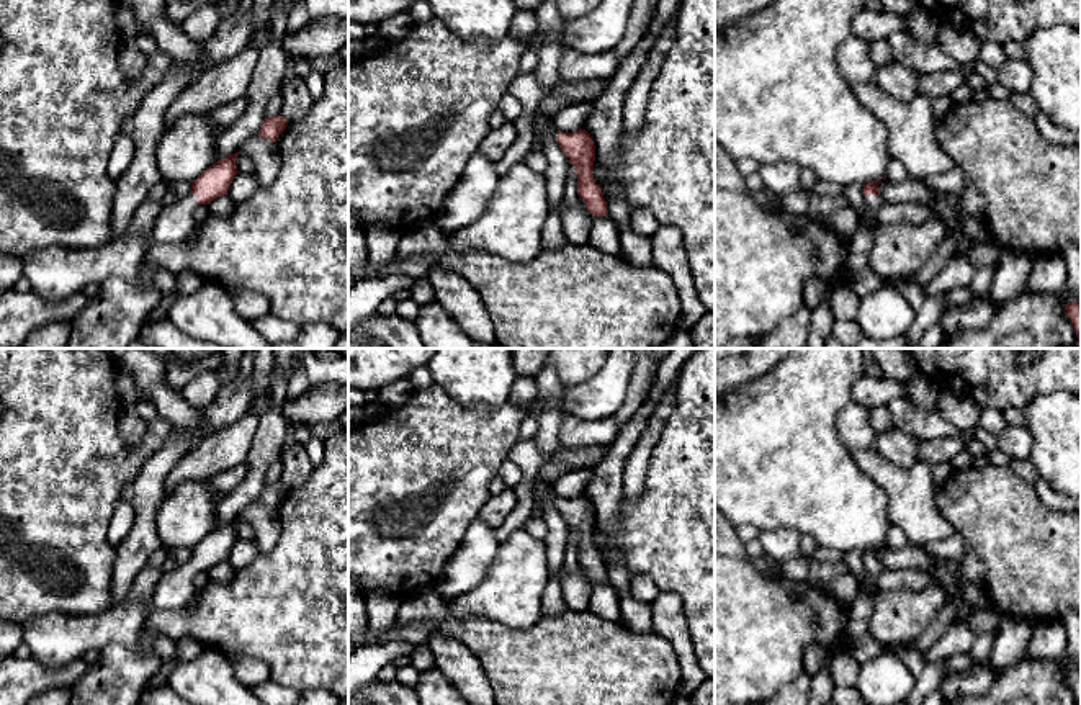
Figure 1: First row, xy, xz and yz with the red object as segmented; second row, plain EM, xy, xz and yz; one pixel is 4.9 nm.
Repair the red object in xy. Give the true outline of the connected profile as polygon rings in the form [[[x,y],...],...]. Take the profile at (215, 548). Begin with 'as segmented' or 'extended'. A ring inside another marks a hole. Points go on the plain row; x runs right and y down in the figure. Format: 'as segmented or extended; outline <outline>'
extended; outline [[[240,517],[218,527],[206,535],[193,550],[191,559],[180,564],[170,573],[164,573],[155,584],[150,608],[154,610],[182,610],[195,597],[193,579],[198,571],[208,571],[209,568],[227,561],[227,556],[237,538],[237,522]]]

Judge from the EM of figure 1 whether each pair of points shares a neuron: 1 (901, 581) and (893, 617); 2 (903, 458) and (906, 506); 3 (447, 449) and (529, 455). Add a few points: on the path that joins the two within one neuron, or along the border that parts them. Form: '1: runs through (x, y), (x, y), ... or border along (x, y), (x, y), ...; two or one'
1: border along (939, 588), (880, 591); two
2: border along (875, 447), (900, 467), (911, 467), (921, 460); two
3: border along (519, 440), (507, 457); two

